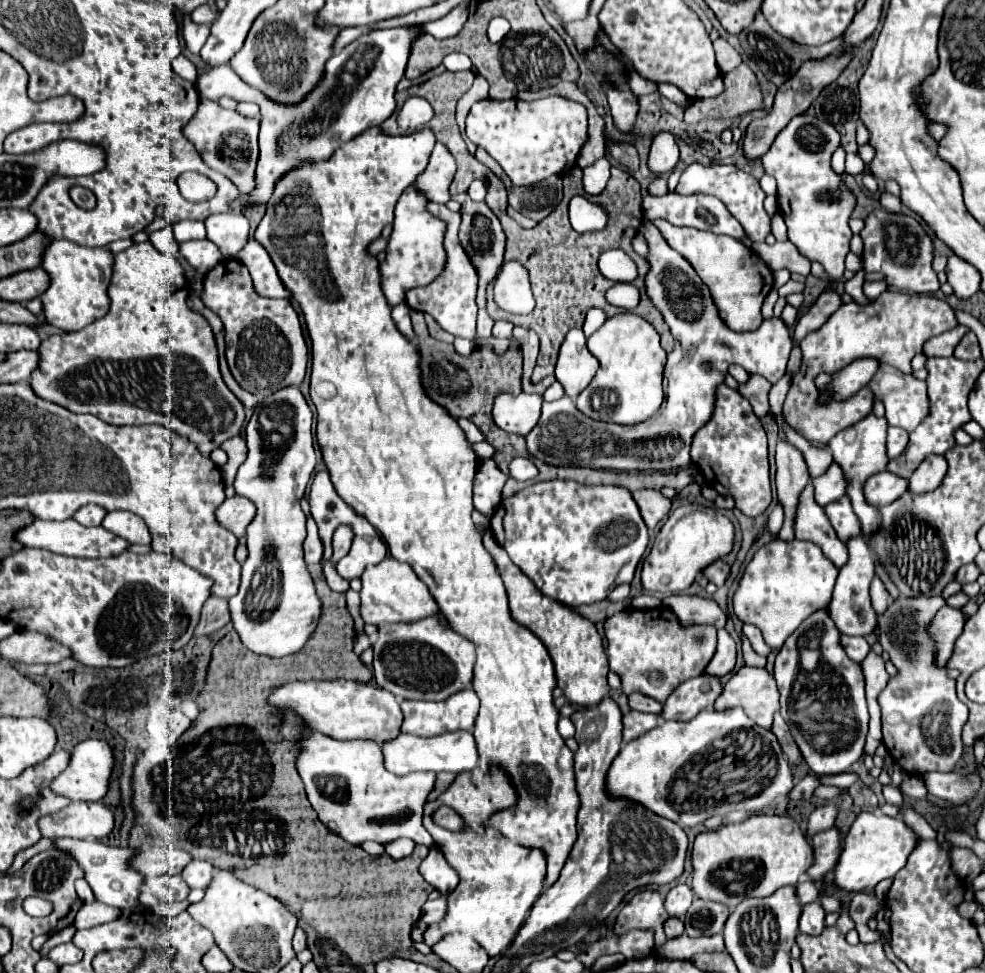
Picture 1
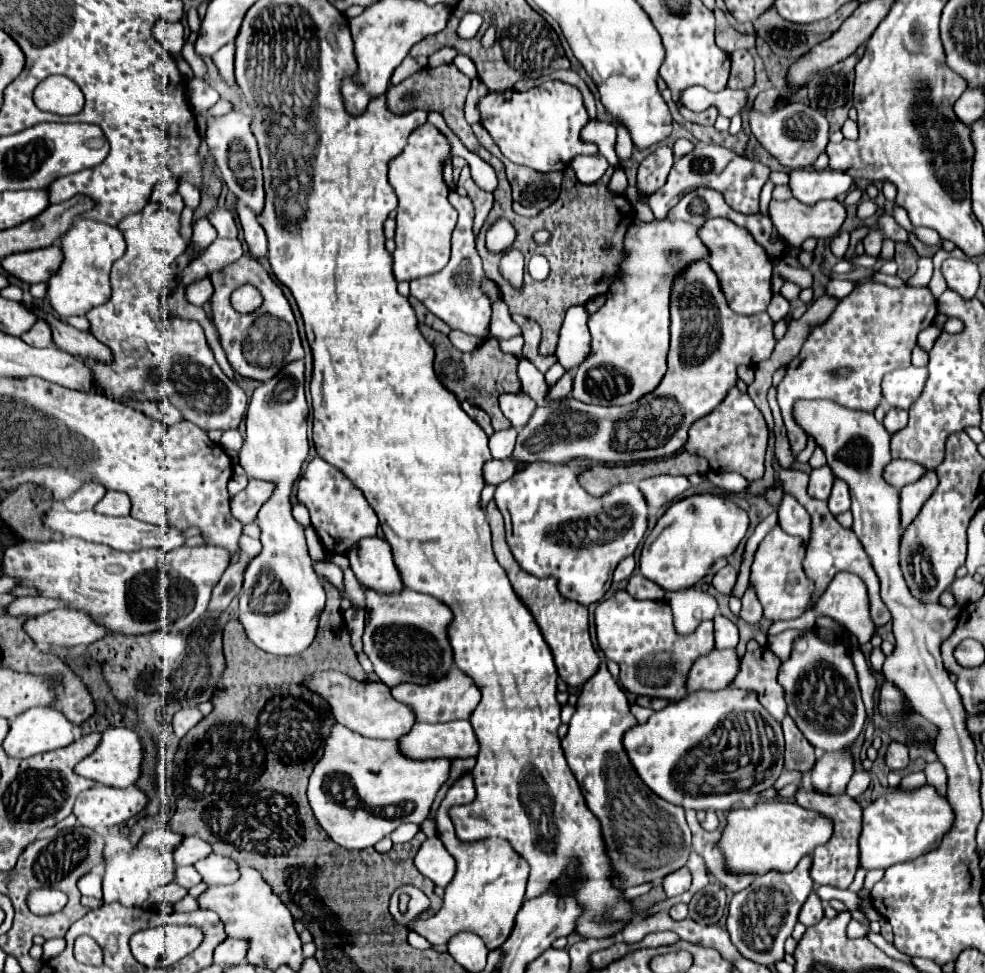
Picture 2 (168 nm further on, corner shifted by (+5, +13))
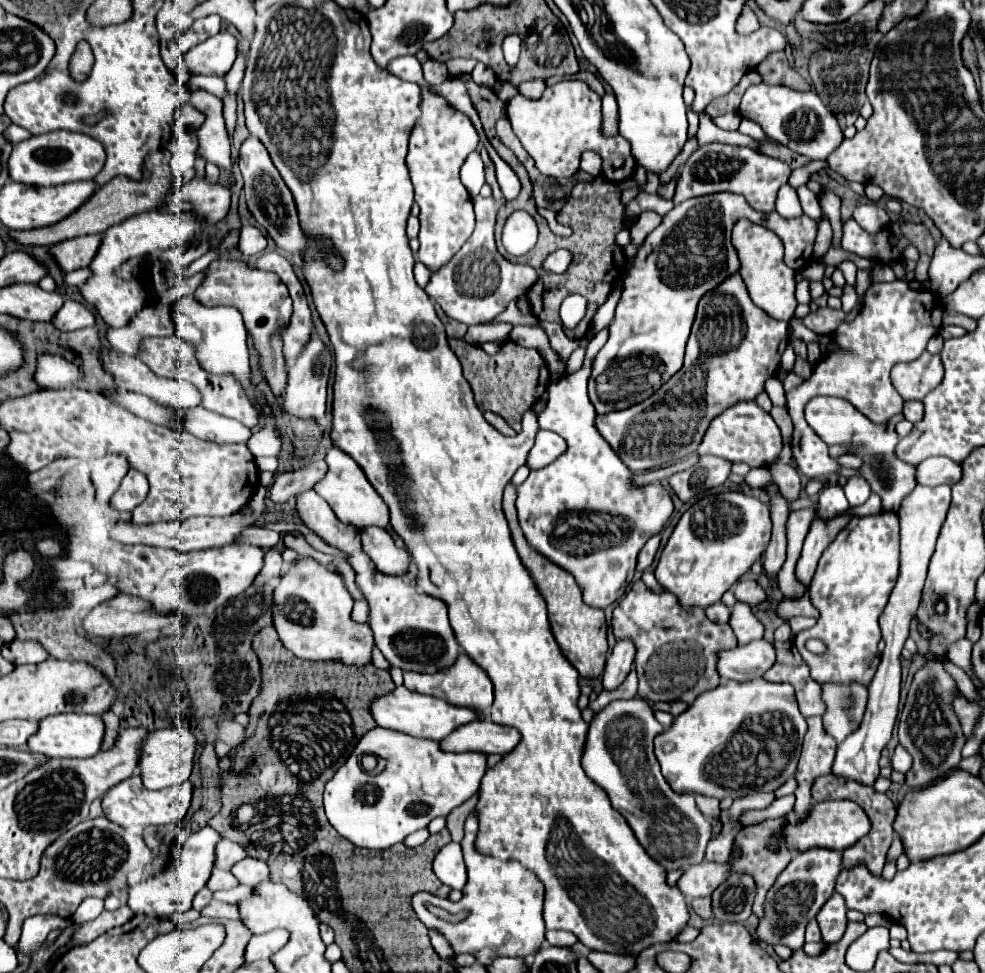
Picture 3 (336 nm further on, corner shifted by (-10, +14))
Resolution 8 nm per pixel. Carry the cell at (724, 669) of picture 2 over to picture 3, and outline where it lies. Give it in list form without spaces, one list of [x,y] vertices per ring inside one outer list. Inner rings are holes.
[[[765,638],[719,652],[719,674],[723,680],[761,678],[775,664],[775,648]]]

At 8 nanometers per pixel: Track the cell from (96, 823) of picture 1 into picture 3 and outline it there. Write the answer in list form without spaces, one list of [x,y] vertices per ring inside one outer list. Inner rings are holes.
[[[131,776],[123,782],[119,782],[117,786],[113,786],[105,798],[103,798],[103,812],[109,820],[113,820],[115,824],[123,826],[123,828],[131,828],[131,826],[169,826],[169,824],[179,824],[183,820],[183,816],[189,810],[193,798],[193,782],[183,782],[179,786],[171,786],[165,790],[157,790],[151,792],[141,784],[141,776]]]

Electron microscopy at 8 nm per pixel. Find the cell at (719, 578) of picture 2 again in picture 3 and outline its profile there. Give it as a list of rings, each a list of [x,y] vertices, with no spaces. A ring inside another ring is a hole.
[[[743,578],[743,580],[739,580],[739,582],[735,584],[735,598],[737,598],[739,602],[749,604],[751,608],[757,608],[761,602],[767,600],[767,594],[765,594],[765,590],[763,590],[755,580]]]

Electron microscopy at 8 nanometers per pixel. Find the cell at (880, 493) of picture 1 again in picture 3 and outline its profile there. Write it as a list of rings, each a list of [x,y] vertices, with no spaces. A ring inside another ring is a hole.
[[[943,456],[939,458],[927,458],[917,466],[917,482],[925,486],[939,486],[949,484],[953,486],[963,476],[963,468],[955,460],[947,460]]]

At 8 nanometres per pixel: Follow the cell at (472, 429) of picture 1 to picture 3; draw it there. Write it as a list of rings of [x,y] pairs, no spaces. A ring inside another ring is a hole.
[[[485,412],[483,416],[485,416],[485,420],[487,420],[487,422],[497,430],[497,432],[501,432],[503,436],[515,436],[515,430],[511,430],[511,428],[505,424],[505,420],[503,420],[501,416],[491,414],[491,412]]]

